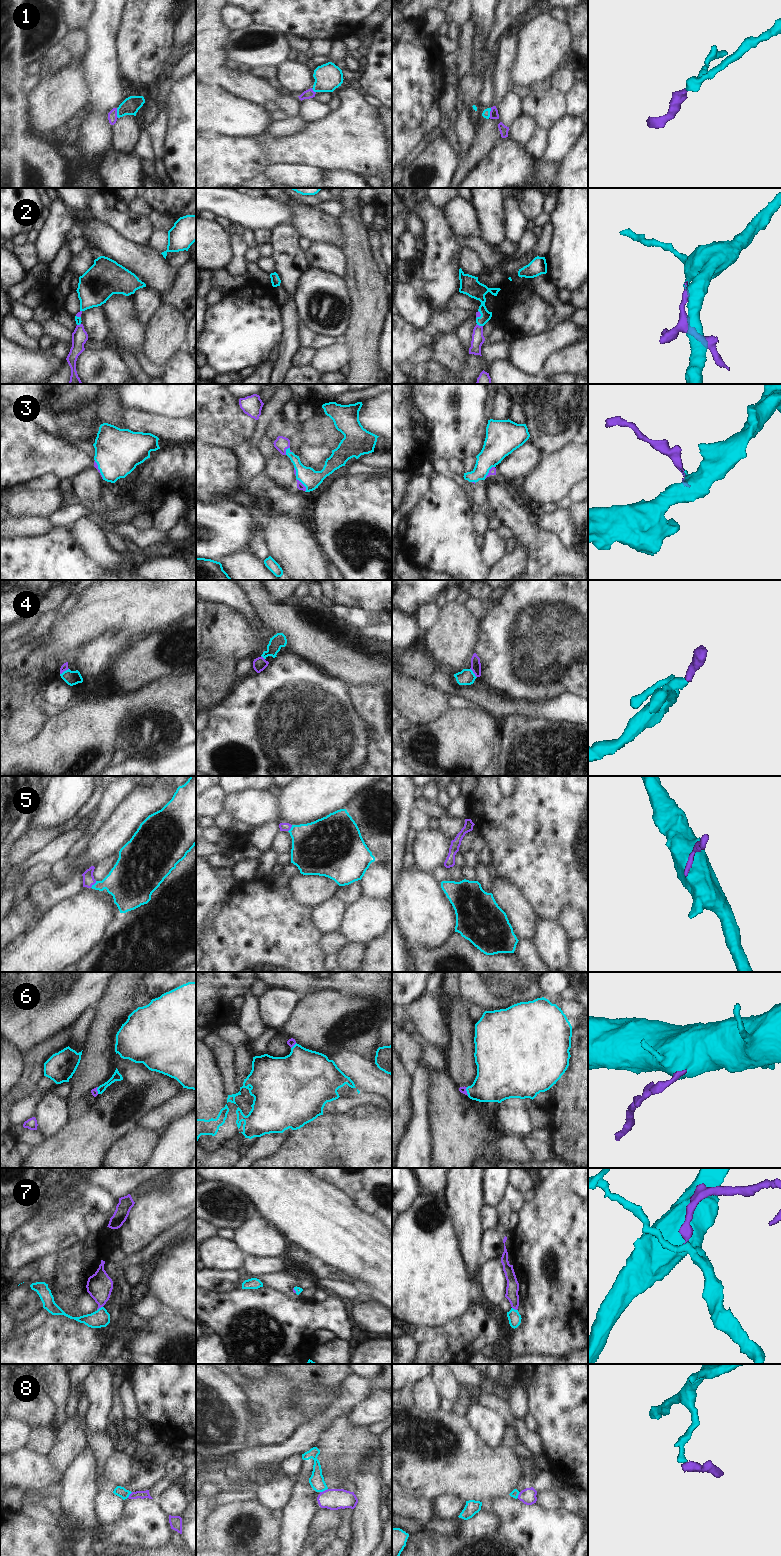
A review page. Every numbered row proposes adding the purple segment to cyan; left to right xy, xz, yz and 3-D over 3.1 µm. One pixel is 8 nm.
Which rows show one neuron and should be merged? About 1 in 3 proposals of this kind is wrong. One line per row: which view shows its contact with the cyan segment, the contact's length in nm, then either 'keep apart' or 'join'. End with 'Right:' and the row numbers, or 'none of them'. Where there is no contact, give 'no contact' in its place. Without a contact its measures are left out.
1: meets cyan in xy; contact 80 nm long; join
2: meets cyan in yz; contact 60 nm long; join
3: meets cyan in xz; contact 130 nm long; join
4: meets cyan in xy; contact 90 nm long; join
5: meets cyan in xy; contact 80 nm long; join
6: meets cyan in yz; contact 70 nm long; join
7: meets cyan in xy; contact 60 nm long; join
8: meets cyan in xz; contact 70 nm long; keep apart
Right: 1, 2, 3, 4, 5, 6, 7

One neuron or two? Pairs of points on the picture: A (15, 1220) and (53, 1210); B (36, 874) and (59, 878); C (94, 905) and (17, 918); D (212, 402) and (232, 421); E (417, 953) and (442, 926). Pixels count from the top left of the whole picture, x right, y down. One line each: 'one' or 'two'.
A: two
B: two
C: two
D: one
E: two

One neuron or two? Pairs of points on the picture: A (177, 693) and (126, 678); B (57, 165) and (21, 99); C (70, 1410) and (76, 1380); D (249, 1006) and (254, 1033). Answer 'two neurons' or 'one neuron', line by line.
A: two neurons
B: one neuron
C: one neuron
D: one neuron

